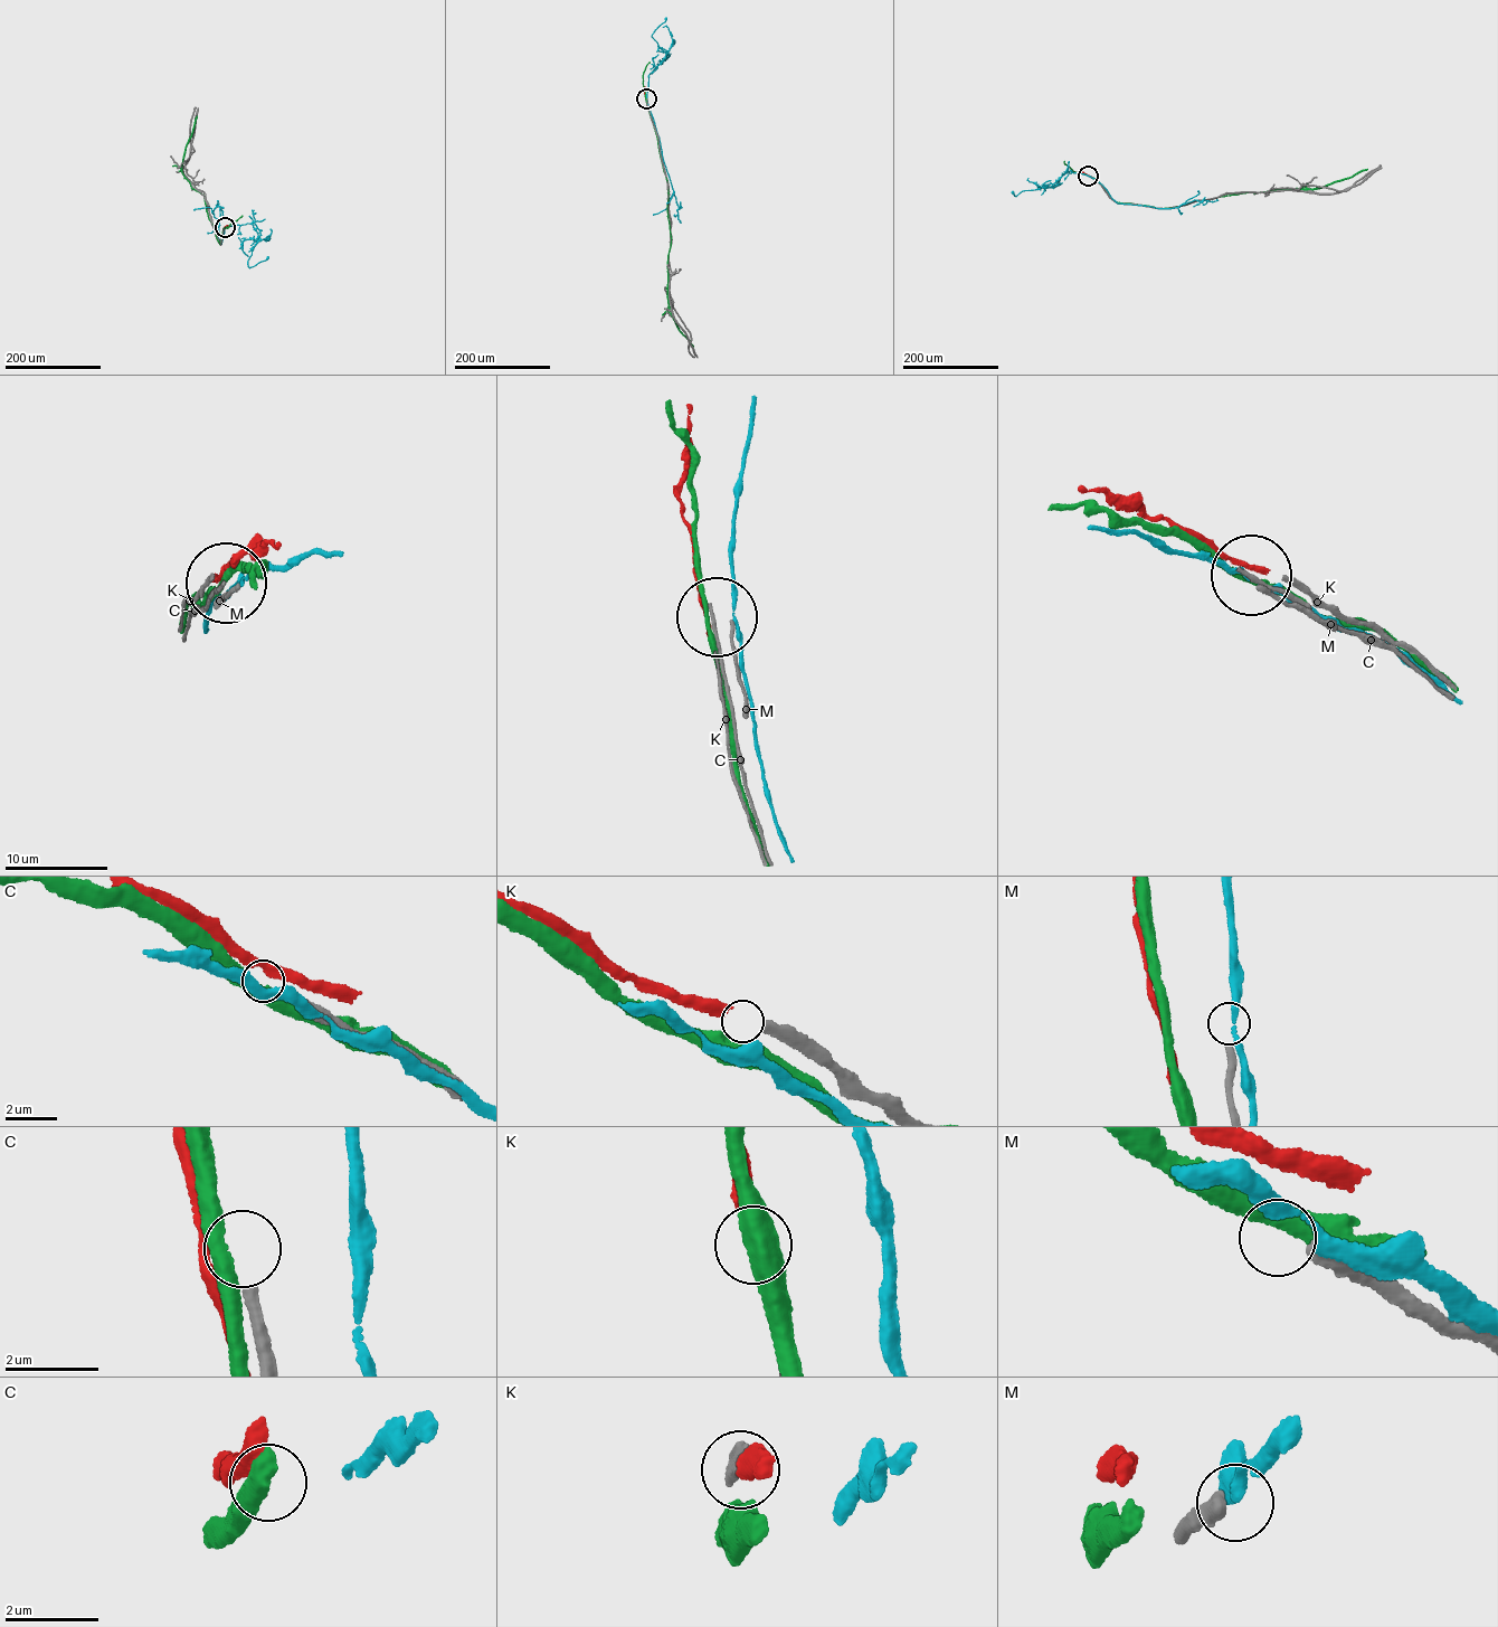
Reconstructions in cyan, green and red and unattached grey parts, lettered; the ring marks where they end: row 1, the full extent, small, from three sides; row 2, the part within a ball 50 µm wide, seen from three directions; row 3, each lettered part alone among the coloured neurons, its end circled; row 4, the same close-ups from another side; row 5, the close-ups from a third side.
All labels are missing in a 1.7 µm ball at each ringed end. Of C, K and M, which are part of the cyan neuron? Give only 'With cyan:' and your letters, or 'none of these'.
With cyan: none of these

